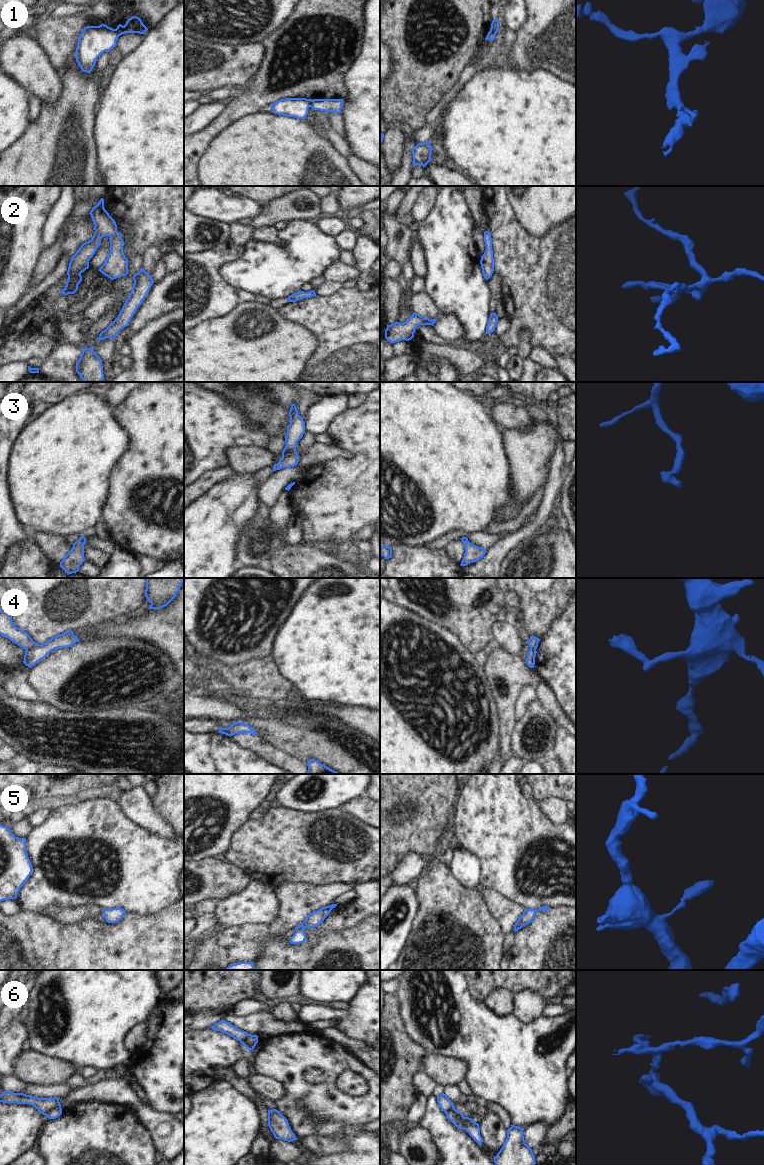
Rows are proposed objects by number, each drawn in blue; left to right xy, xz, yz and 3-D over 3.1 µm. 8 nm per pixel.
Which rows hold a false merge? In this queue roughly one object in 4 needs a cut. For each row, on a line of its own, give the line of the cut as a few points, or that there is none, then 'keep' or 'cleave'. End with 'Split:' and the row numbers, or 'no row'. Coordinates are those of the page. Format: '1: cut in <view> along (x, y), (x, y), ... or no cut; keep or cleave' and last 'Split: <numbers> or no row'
1: cut in xz along (312, 100), (309, 106); cleave
2: no cut; keep
3: no cut; keep
4: cut in xy along (35, 643), (26, 650); cleave
5: no cut; keep
6: cut in xy along (60, 1106), (51, 1108), (45, 1114); cleave
Split: 1, 4, 6

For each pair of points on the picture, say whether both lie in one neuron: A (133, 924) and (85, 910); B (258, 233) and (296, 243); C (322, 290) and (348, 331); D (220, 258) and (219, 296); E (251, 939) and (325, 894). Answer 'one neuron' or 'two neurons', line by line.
A: two neurons
B: two neurons
C: two neurons
D: one neuron
E: one neuron

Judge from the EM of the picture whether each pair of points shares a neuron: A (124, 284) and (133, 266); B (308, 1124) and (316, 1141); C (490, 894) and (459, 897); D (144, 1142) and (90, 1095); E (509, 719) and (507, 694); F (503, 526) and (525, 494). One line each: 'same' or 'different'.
A: same
B: different
C: different
D: different
E: same
F: different

